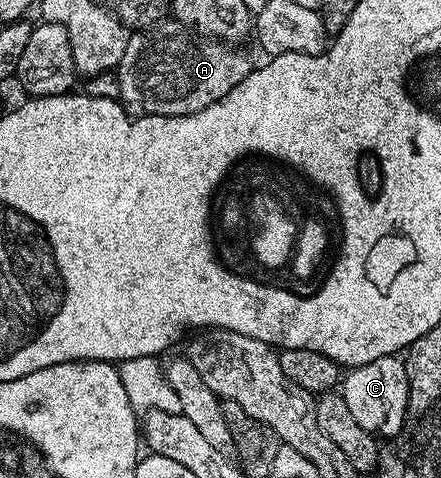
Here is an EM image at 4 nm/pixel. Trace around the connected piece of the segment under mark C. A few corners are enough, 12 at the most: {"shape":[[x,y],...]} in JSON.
{"shape":[[381,355],[344,376],[339,393],[375,437],[405,426],[404,358]]}

